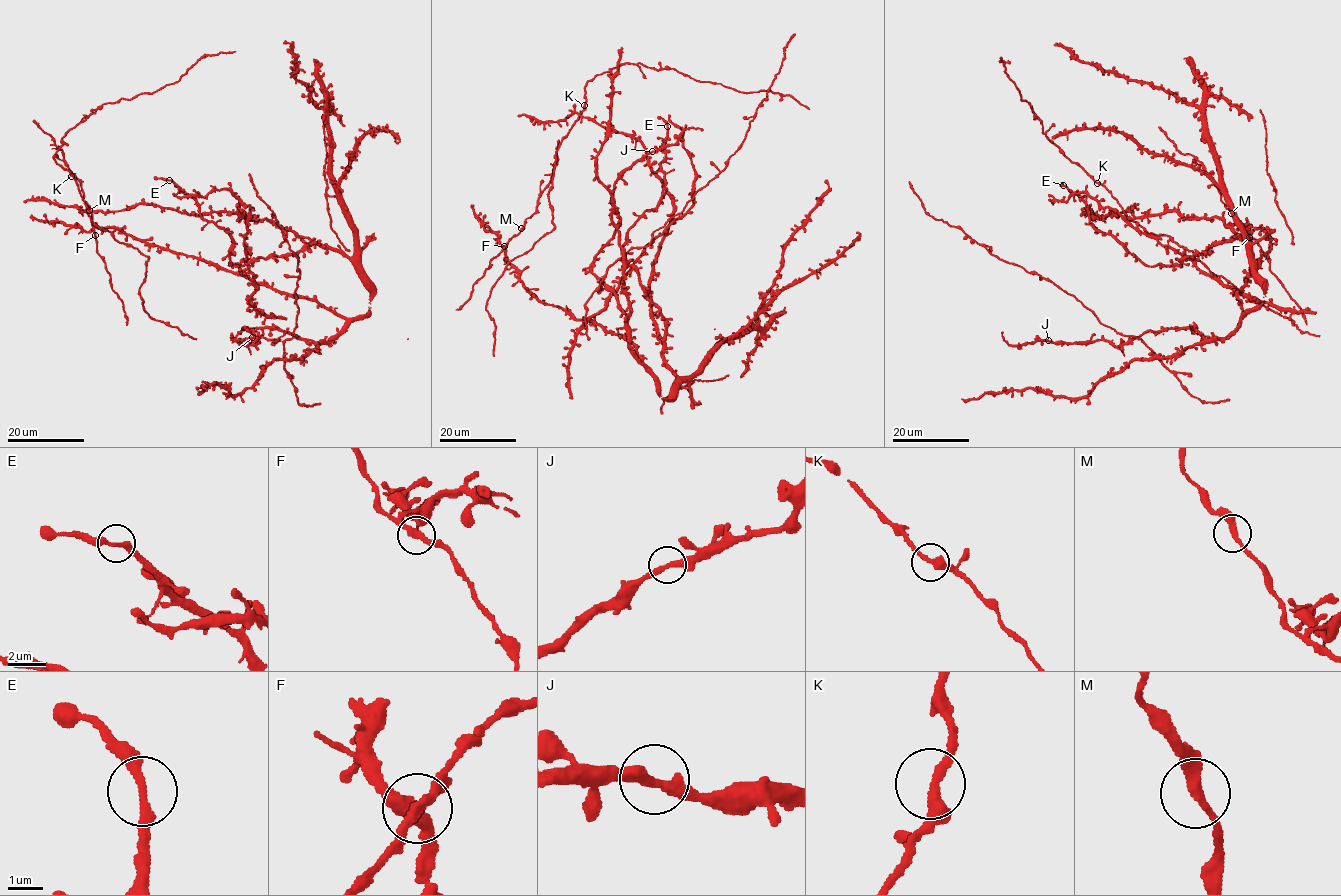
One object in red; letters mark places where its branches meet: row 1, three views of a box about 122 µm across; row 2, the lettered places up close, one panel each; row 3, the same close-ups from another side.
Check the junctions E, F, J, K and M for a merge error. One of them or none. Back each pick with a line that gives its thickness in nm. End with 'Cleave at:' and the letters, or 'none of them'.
Cleave at: none of them

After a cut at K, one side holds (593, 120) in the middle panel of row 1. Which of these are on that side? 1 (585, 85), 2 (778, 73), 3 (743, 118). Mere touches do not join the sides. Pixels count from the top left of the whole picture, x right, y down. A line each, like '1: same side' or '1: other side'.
1: other side
2: same side
3: same side

